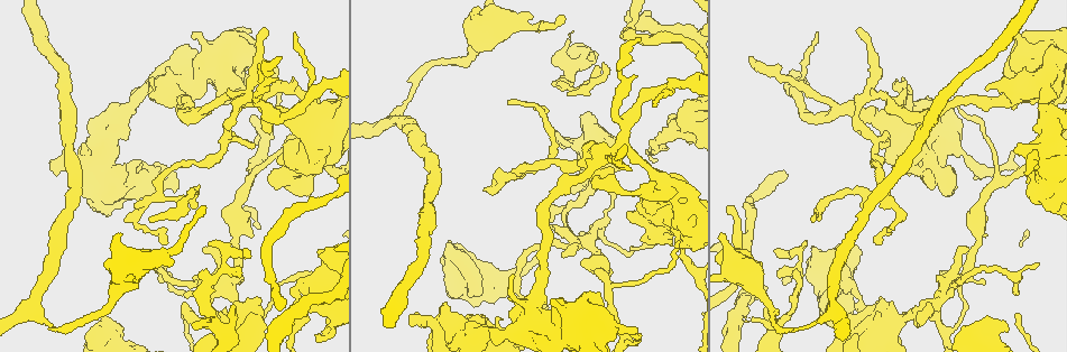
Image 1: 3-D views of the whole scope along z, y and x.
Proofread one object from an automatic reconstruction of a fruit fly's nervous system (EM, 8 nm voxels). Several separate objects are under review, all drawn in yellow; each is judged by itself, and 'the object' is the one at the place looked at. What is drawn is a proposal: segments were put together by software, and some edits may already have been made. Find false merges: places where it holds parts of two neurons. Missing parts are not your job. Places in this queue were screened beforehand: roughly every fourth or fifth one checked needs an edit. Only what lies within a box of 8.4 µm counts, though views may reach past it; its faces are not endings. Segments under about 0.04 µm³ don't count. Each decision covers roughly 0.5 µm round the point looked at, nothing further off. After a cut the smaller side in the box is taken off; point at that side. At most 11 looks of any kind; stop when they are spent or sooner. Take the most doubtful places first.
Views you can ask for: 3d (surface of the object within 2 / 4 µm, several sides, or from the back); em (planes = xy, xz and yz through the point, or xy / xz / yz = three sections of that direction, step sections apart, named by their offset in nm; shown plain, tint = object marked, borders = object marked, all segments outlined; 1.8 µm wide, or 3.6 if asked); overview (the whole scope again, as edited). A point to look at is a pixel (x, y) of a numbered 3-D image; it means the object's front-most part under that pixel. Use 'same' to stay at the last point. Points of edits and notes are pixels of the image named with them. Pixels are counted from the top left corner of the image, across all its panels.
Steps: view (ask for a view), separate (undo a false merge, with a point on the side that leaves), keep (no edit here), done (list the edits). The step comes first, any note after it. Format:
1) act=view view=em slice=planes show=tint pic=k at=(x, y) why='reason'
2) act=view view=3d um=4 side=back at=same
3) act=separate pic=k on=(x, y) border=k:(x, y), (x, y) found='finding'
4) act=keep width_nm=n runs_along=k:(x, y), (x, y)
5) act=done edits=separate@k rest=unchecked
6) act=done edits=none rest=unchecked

act=view view=em slice=planes show=borders pic=1 at=(619, 147) why='four or more arms meet'

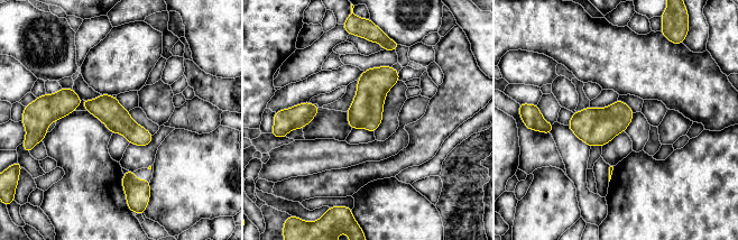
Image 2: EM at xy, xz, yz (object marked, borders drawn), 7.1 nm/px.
act=keep runs_along=2:(49, 111), (85, 101), (149, 137) found='all the same neuron'

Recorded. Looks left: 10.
act=view view=3d um=2 pic=1 at=(299, 284) why='calibre changes'

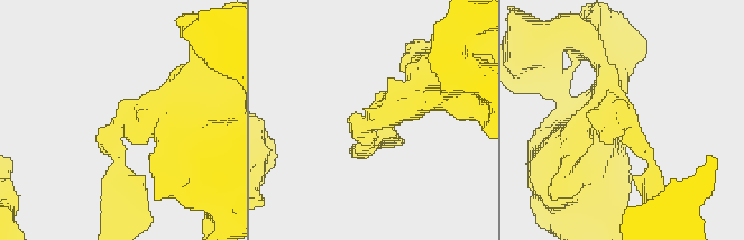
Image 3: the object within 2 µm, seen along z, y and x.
act=view view=em slice=planes show=tint pic=3 at=(625, 119)

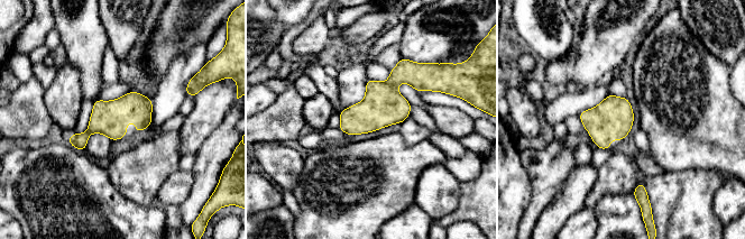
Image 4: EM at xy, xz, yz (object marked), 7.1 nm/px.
act=keep found='continuous, no second neuron'

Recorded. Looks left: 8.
act=view view=em um=3.6 slice=yz step=4 show=tint pic=1 at=(110, 182) why='touches itself'

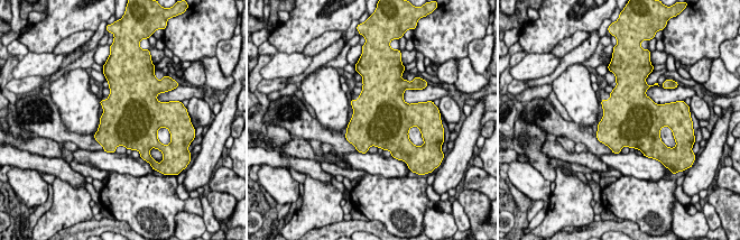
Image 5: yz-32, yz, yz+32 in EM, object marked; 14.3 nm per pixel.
act=view view=em um=3.6 slice=xz step=4 show=tint at=same

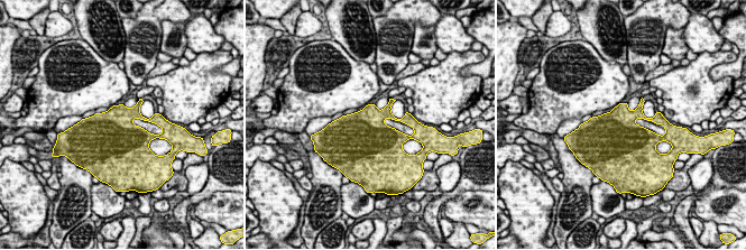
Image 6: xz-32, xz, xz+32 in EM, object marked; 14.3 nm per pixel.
act=keep found='one neuron here'

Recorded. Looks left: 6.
act=view view=3d um=4 pic=1 at=(231, 50) why='closes a loop'

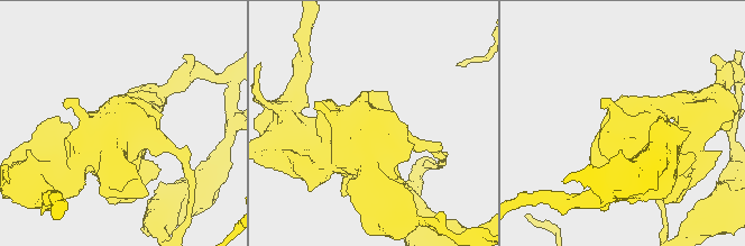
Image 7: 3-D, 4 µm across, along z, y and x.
act=view view=em um=3.6 slice=planes show=tint pic=7 at=(374, 142)

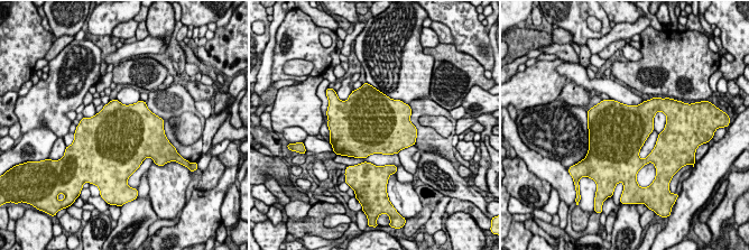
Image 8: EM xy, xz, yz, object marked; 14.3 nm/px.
act=keep found='one neuron here'

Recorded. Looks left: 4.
act=view view=em um=3.6 slice=planes show=tint pic=1 at=(329, 142) why='abrupt turn'

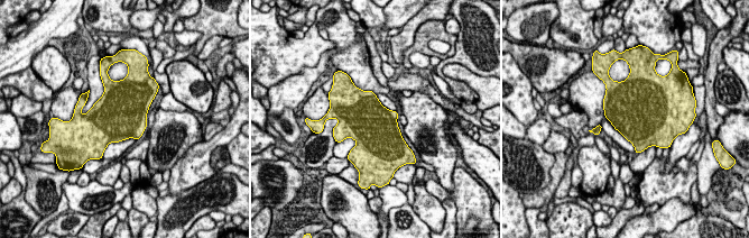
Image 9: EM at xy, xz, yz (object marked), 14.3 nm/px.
act=keep found='one neuron here'

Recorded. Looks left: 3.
act=done edits=none rest=unchecked

